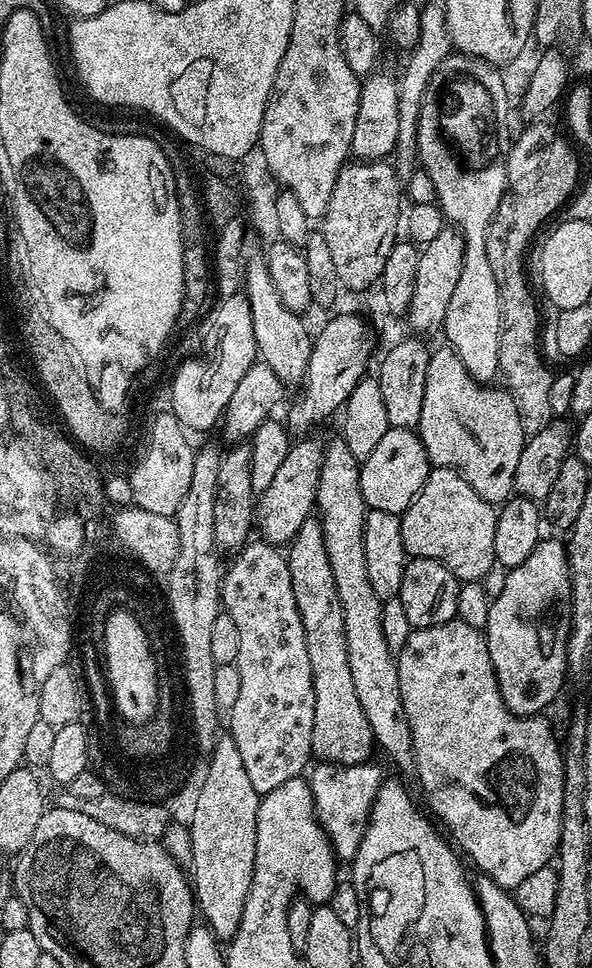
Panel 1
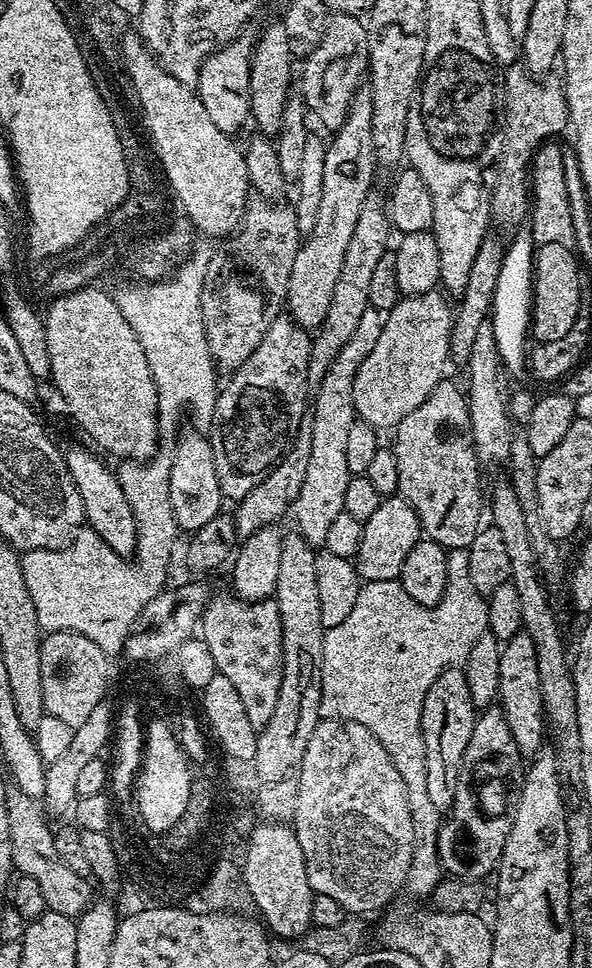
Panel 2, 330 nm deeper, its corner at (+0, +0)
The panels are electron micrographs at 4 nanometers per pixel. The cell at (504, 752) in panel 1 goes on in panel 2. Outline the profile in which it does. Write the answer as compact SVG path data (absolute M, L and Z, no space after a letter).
M447 668L434 678L434 686L430 686L422 706L422 738L426 742L426 791L434 806L442 810L451 809L454 802L462 754L466 754L466 742L470 742L470 730L474 730L477 715L474 702L470 702L470 686L466 686L460 668Z

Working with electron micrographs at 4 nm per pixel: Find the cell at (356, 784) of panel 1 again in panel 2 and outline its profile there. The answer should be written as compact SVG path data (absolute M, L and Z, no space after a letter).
M321 719L318 726L306 746L305 757L302 760L302 773L298 784L298 806L294 806L290 824L298 838L298 846L302 846L302 858L306 862L306 878L310 878L310 886L315 894L326 894L326 898L334 898L344 907L345 913L364 914L360 912L376 912L383 904L388 904L396 896L396 891L403 889L408 883L408 871L412 861L412 851L414 850L414 822L410 814L409 792L402 779L402 774L394 766L378 738L370 733L366 726L361 726L358 722L350 722L344 719Z

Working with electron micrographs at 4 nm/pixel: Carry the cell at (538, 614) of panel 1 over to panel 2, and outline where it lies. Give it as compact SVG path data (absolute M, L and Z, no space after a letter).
M499 706L483 709L476 717L474 730L470 730L470 742L466 742L466 754L462 754L454 802L440 826L438 858L441 869L449 877L480 882L485 879L483 876L491 877L495 873L502 850L506 846L506 838L510 838L510 826L514 822L525 771L526 758L519 752L518 743L514 742L514 737L510 734L509 723L503 716L503 710Z

